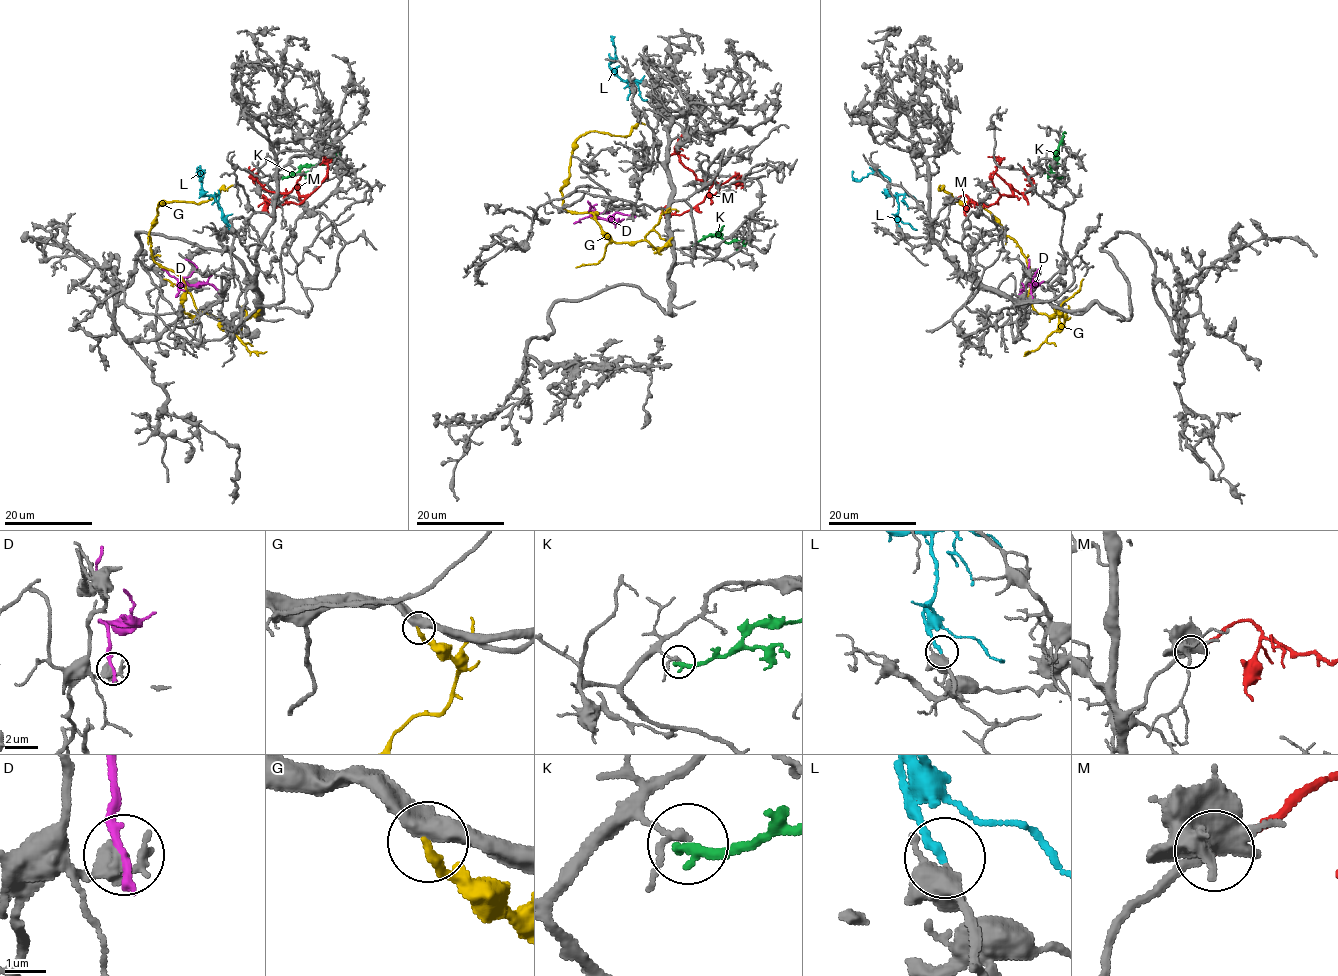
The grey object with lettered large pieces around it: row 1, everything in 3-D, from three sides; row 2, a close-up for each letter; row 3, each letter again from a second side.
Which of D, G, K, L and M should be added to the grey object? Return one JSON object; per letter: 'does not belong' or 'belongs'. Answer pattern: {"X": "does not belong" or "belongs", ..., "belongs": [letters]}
{"D": "does not belong", "G": "does not belong", "K": "does not belong", "L": "belongs", "M": "belongs", "belongs": ["L", "M"]}

